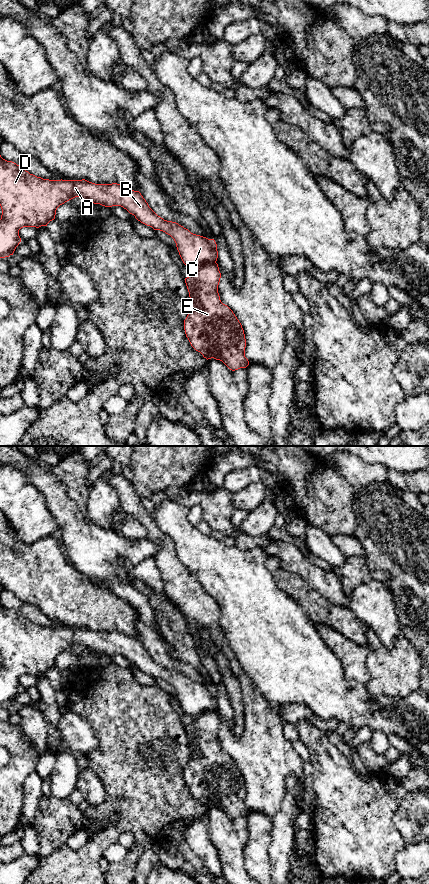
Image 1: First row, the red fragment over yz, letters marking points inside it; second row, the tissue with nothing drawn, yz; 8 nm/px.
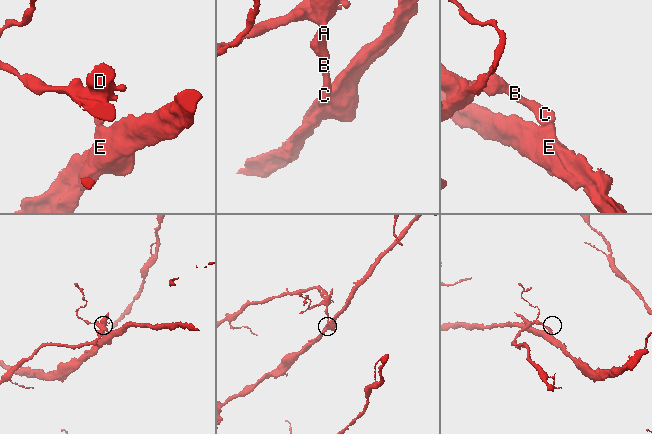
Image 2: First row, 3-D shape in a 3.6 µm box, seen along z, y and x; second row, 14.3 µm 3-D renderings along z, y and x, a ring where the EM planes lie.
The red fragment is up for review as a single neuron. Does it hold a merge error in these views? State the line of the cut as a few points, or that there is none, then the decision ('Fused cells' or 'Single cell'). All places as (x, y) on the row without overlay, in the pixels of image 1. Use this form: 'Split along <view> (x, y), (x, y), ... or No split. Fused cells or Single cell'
Split along yz (215, 709), (201, 713), (193, 721). Fused cells

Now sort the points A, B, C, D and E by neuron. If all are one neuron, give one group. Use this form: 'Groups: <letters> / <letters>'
Groups: A B C D / E

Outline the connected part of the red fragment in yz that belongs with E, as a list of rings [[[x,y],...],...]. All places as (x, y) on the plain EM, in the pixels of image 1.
[[[216,710],[201,714],[185,726],[191,755],[184,778],[191,794],[204,806],[220,808],[235,819],[249,813],[245,805],[246,787],[241,771],[220,748],[220,726]]]

